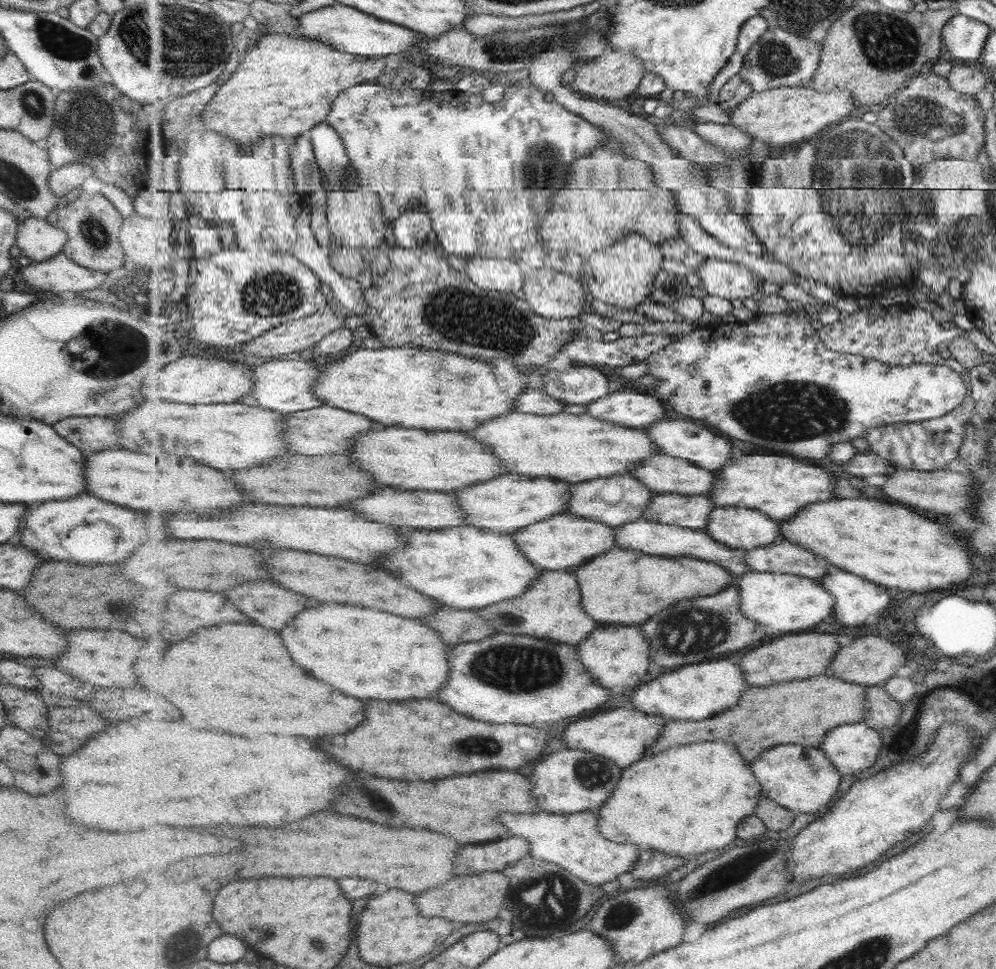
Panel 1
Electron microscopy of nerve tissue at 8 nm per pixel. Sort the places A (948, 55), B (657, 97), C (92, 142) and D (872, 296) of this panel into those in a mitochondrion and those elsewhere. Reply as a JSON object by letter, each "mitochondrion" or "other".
{"A":"other","B":"other","C":"mitochondrion","D":"other"}

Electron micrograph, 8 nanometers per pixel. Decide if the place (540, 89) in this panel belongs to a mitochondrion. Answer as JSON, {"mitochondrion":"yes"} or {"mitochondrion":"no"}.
{"mitochondrion":"no"}

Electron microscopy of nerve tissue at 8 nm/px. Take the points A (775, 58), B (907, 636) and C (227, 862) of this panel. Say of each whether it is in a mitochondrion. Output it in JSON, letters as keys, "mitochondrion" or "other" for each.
{"A":"mitochondrion","B":"other","C":"other"}

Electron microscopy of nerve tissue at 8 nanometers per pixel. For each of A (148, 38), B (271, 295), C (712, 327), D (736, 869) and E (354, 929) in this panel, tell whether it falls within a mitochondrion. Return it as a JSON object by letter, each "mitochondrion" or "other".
{"A":"mitochondrion","B":"mitochondrion","C":"other","D":"mitochondrion","E":"other"}

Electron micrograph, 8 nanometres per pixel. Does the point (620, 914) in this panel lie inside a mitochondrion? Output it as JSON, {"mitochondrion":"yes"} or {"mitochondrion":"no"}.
{"mitochondrion":"yes"}

